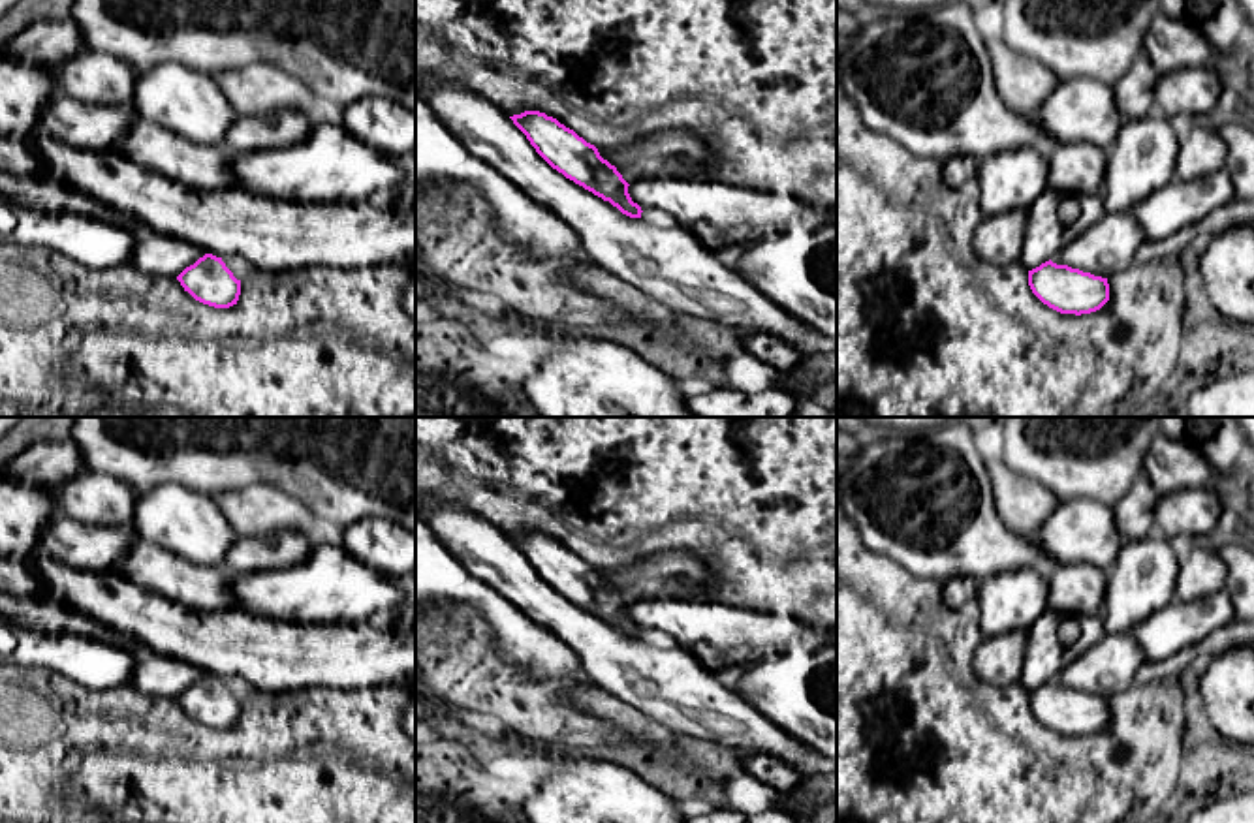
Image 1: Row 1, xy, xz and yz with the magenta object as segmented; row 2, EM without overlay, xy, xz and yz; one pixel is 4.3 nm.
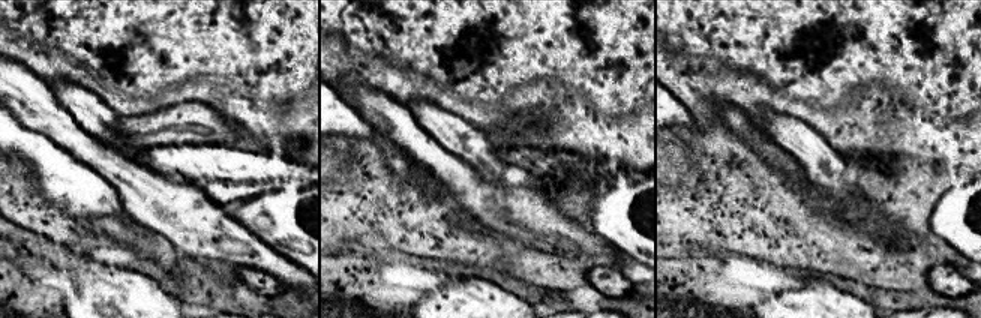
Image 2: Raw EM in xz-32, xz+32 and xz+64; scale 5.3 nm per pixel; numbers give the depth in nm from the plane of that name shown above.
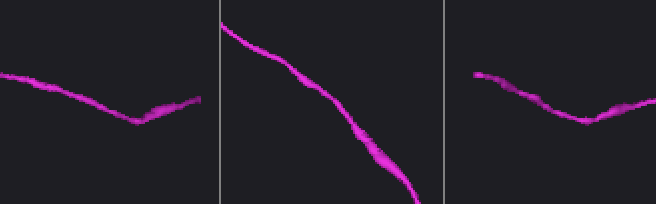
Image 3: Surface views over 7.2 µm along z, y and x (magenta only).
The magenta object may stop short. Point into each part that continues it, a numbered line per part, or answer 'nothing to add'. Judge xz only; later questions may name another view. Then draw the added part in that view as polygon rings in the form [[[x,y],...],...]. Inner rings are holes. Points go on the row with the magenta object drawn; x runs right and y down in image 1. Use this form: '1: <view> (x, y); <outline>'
nothing to add

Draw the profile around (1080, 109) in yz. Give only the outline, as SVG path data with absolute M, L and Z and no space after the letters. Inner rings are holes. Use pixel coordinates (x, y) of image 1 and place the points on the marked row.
M1087 77L1058 81L1028 116L1053 143L1087 141L1105 152L1115 145L1122 124L1113 88Z

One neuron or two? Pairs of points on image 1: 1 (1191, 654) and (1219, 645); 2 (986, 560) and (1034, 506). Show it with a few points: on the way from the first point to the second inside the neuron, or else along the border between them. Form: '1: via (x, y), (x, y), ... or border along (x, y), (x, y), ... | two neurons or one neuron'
1: via (1198, 652), (1211, 645) | one neuron
2: border along (993, 489), (997, 515), (1012, 530), (1027, 536) | two neurons

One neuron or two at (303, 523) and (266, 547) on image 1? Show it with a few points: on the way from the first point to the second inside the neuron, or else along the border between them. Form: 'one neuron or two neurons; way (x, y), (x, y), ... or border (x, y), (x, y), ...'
two neurons; border (247, 536), (294, 530), (309, 540)

